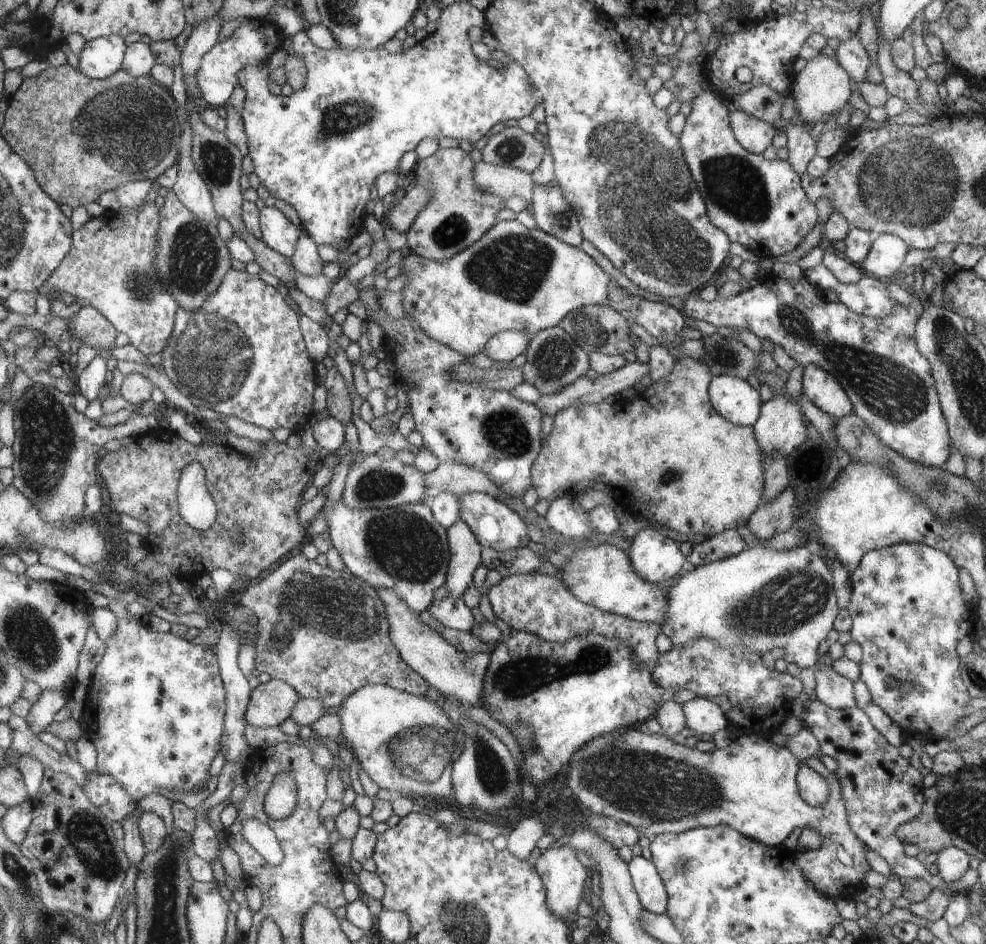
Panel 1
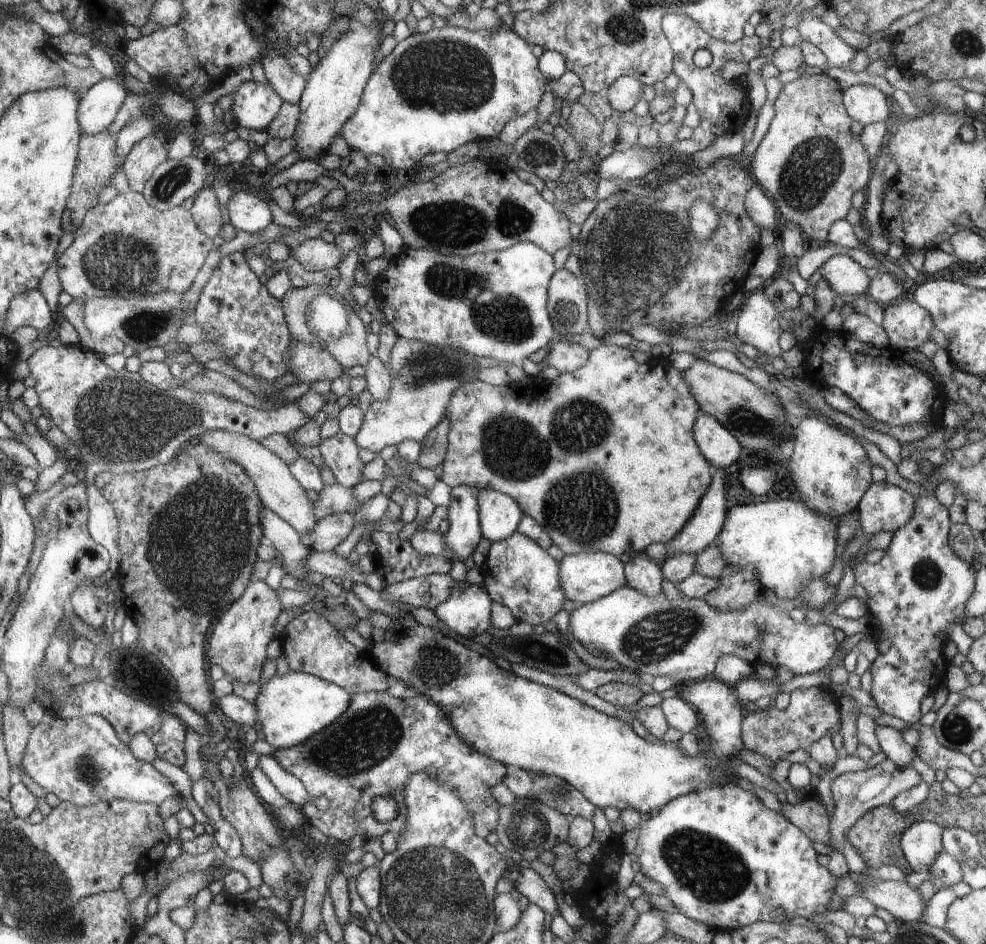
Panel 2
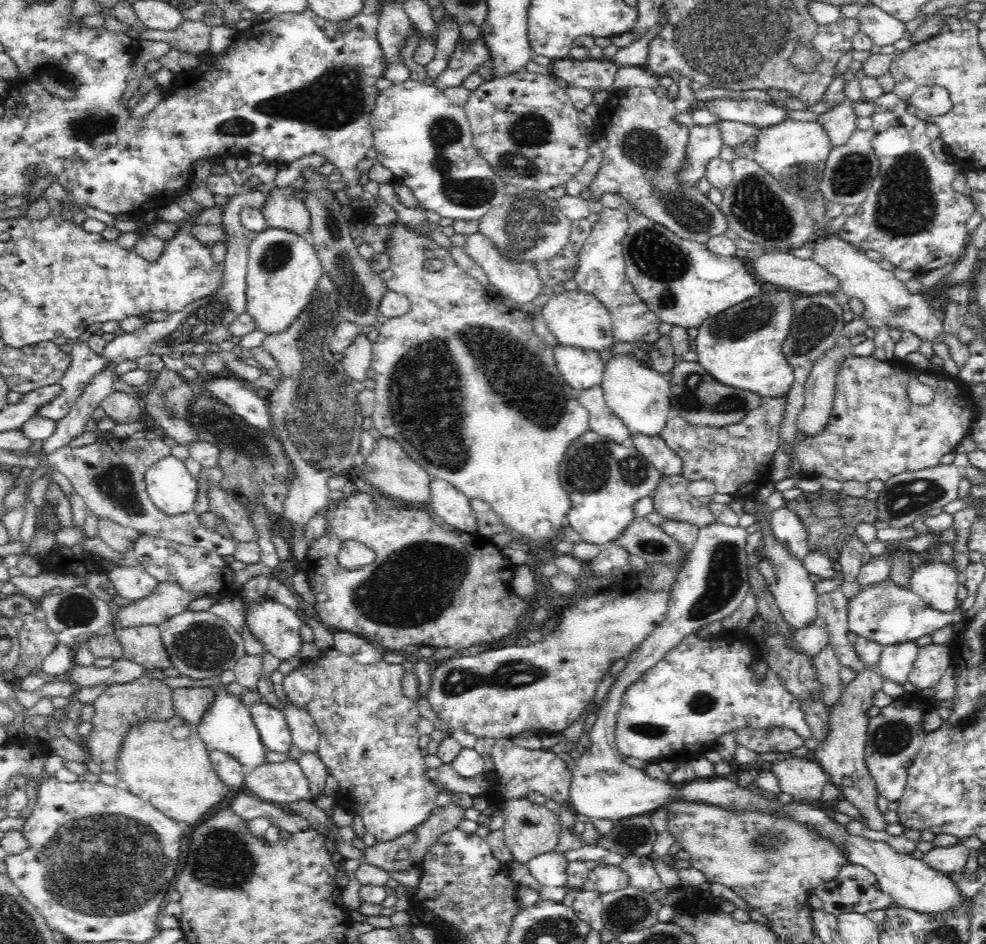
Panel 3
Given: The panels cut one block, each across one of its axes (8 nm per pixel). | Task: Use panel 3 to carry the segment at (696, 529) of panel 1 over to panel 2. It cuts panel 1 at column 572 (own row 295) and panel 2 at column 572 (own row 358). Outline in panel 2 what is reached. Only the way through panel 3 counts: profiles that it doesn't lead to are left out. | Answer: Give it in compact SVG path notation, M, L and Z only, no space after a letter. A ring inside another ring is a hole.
M600 345L597 348L590 351L589 359L584 366L577 368L569 373L560 373L558 378L553 381L546 381L538 376L530 377L531 383L524 387L518 386L518 384L504 384L503 386L489 385L486 382L476 379L475 381L466 381L463 385L459 386L458 392L451 398L450 405L447 406L446 416L449 418L449 433L447 439L449 445L447 446L446 458L442 461L441 467L443 470L442 476L438 480L443 480L451 487L457 487L458 485L466 485L474 488L476 492L482 489L494 489L500 491L502 494L507 494L510 498L515 499L517 503L522 507L524 516L531 516L539 522L543 529L550 535L553 544L558 546L565 555L577 555L578 553L591 553L596 551L602 551L603 553L610 553L619 557L624 552L644 552L647 546L650 546L653 542L662 542L666 545L669 540L672 540L676 534L684 528L688 519L692 516L696 505L700 502L700 498L704 496L704 493L710 486L710 463L702 454L697 442L695 441L694 426L696 420L698 420L699 414L702 412L700 406L698 406L698 400L694 398L694 392L691 390L690 383L683 377L683 372L674 368L674 366L667 359L649 360L647 363L639 364L632 357L632 352L627 347L619 347L618 345Z

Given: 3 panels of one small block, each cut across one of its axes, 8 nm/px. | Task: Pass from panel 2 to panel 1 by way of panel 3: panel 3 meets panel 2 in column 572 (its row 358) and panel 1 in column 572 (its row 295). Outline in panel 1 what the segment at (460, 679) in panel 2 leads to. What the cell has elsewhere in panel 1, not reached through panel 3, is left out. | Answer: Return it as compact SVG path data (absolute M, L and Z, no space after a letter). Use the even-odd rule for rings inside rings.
M621 729L596 738L579 749L569 764L568 786L582 808L597 816L623 821L650 841L664 833L681 834L691 829L725 825L739 831L746 839L765 846L778 847L796 828L812 828L822 839L820 849L794 853L794 862L806 882L822 895L832 898L832 901L839 897L855 898L868 887L864 876L871 870L866 858L870 848L851 830L838 774L832 774L818 756L798 760L786 746L777 746L755 733L736 737L726 748L716 748L714 752L699 752L696 748L674 744L664 734L644 734L641 730ZM802 765L807 765L830 784L831 796L823 806L810 807L799 796L796 776Z

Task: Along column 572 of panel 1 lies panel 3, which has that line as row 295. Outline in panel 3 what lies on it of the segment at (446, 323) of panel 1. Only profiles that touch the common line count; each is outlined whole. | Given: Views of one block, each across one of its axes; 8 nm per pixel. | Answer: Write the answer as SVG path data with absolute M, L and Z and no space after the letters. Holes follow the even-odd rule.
M266 227L260 231L255 239L248 241L248 266L246 275L246 312L252 316L256 328L264 330L270 335L285 331L300 316L301 312L310 304L318 281L323 275L323 268L314 245L308 238L304 238L292 231L282 228Z

